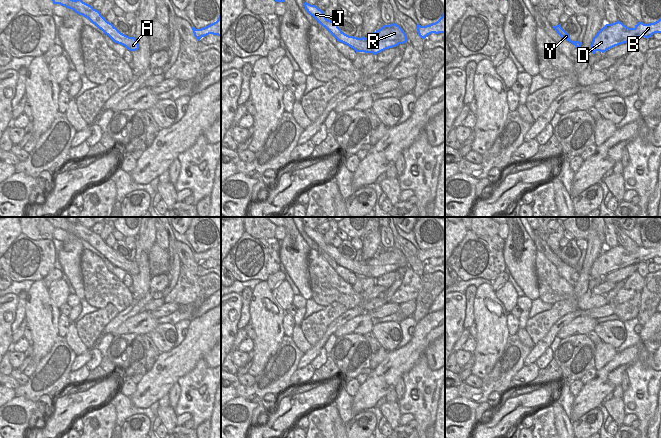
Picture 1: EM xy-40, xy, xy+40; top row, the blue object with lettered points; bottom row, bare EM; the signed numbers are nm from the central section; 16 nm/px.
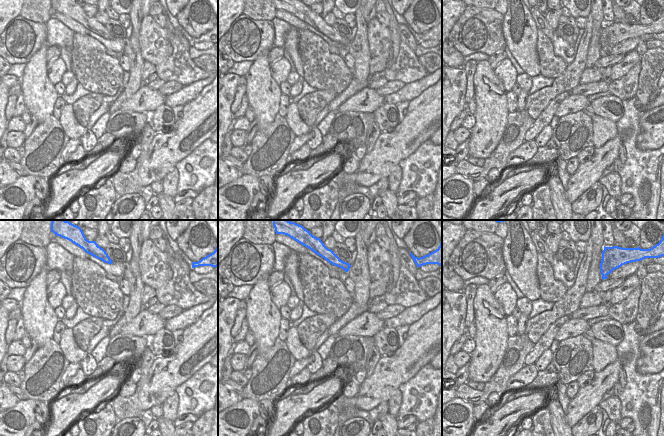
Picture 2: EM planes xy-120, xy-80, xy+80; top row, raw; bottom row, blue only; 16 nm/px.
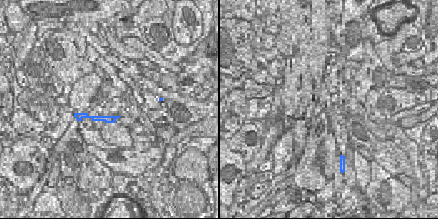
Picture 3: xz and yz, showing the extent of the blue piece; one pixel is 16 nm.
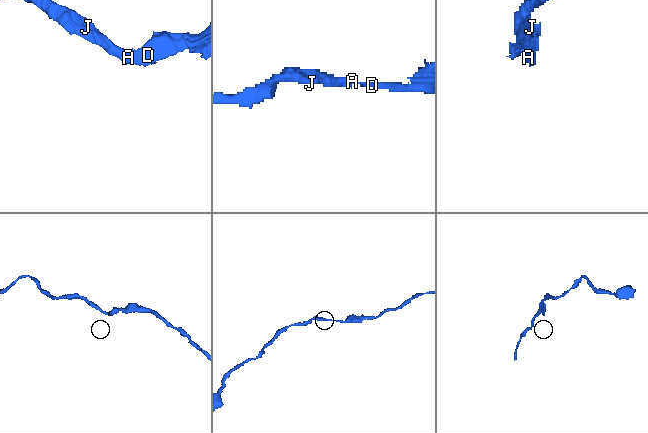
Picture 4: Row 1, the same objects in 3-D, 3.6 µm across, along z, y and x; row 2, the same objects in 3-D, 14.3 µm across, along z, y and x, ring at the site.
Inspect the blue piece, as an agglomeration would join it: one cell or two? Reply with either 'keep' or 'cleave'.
keep

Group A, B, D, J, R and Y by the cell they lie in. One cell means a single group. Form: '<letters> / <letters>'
A B D J R Y

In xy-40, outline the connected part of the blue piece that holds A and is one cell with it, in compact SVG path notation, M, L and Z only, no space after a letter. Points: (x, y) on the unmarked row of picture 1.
M47 217L47 220L54 228L65 230L66 232L74 234L79 239L88 242L115 267L125 270L130 275L139 273L139 268L135 261L129 261L121 257L112 247L108 246L105 241L101 239L100 235L94 233L91 229L83 226L81 223L77 222L76 224L73 224L65 217Z

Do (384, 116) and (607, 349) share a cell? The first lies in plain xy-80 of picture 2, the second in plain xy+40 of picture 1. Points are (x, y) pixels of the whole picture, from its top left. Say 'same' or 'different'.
different

